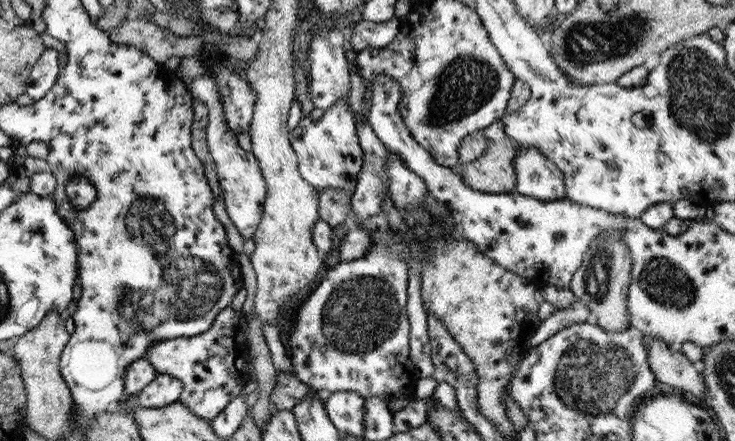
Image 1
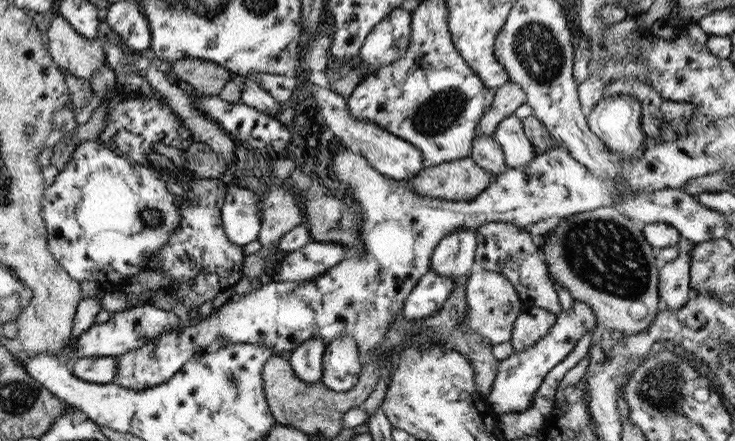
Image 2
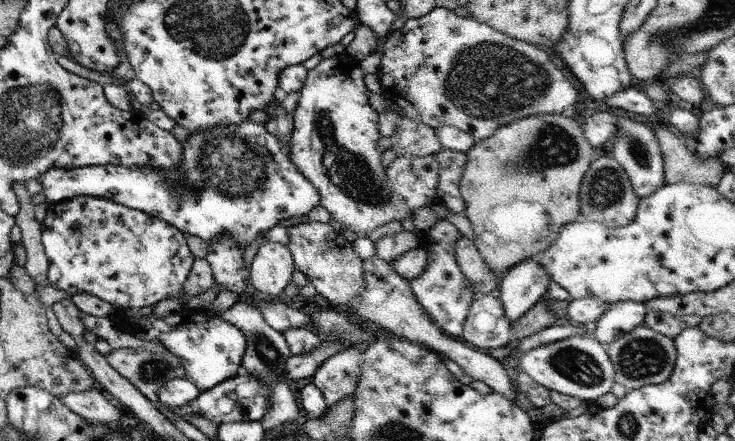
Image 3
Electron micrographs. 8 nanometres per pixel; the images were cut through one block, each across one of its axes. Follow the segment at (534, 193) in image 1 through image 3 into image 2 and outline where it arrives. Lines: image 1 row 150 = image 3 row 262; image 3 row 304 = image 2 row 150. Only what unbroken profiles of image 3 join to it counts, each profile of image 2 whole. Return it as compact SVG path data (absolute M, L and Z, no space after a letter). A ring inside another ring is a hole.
M513 114L497 123L492 137L502 148L504 163L508 168L520 169L534 157L533 147L524 135L522 122Z

